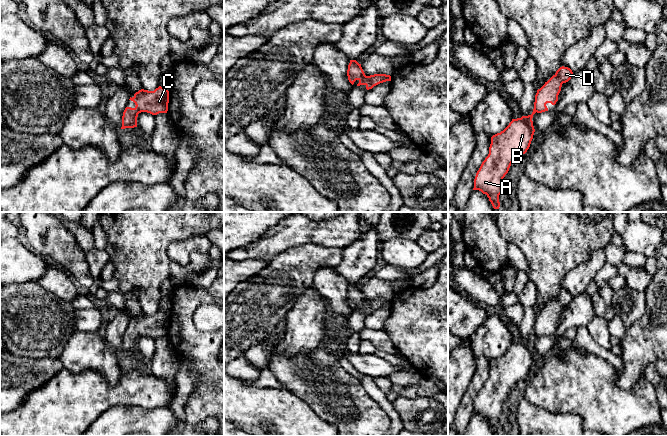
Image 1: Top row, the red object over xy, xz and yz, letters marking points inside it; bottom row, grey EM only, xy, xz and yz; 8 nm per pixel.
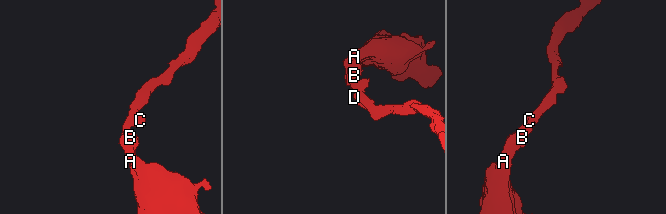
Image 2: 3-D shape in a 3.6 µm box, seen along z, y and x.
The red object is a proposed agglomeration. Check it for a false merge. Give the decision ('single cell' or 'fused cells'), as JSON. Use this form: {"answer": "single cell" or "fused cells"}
{"answer": "single cell"}

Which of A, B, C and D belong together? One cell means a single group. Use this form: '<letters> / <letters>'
A B C D

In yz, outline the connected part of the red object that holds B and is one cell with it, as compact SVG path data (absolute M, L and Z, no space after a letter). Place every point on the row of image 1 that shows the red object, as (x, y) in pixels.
M560 67L545 84L537 90L531 115L512 119L500 133L491 137L489 154L482 162L474 179L473 190L486 194L494 209L499 209L499 195L503 192L503 178L513 161L527 152L535 132L533 115L548 111L547 103L555 105L563 83L568 82L573 72Z

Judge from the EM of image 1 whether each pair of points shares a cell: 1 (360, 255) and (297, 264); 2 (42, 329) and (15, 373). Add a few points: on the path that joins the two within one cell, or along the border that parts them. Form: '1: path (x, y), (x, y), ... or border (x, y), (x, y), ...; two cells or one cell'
1: border (343, 248), (342, 259), (334, 268); two cells
2: border (10, 352), (21, 356), (49, 357); two cells

